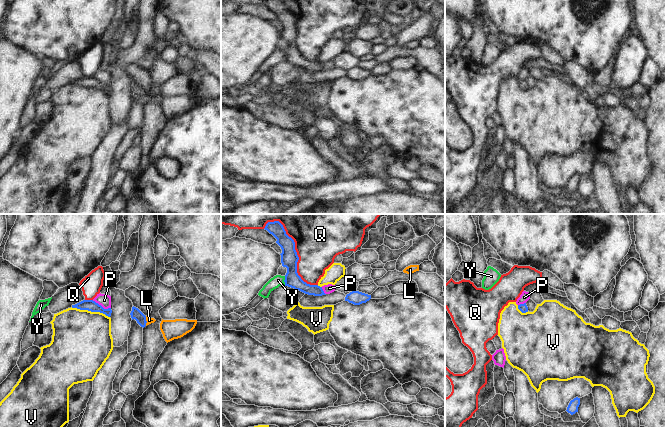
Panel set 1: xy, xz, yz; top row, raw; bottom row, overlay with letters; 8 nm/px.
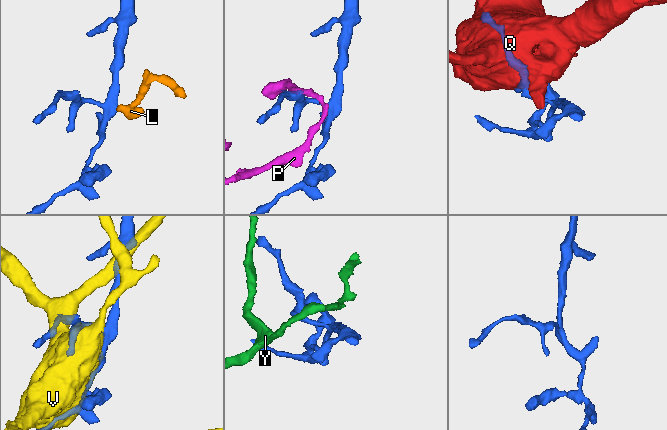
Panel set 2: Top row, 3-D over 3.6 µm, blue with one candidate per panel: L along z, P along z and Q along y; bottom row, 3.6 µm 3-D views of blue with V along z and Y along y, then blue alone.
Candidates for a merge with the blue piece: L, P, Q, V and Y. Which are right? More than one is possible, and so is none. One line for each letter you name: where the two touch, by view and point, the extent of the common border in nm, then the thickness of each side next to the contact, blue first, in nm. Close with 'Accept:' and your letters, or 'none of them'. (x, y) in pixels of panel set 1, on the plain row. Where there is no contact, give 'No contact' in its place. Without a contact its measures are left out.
L: Touches blue at xy (146, 97). Shared border 80 nm. Thickness 90 nm (blue) against 50 nm
Accept: L.

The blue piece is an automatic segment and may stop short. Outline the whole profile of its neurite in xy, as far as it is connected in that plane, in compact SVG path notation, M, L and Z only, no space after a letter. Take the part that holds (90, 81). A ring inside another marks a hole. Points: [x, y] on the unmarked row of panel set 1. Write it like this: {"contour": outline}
{"contour": "M83 76L75 81L72 81L72 84L77 84L80 86L88 86L91 88L100 88L108 93L110 93L112 89L111 84L104 85L101 81L99 81L93 76Z"}

